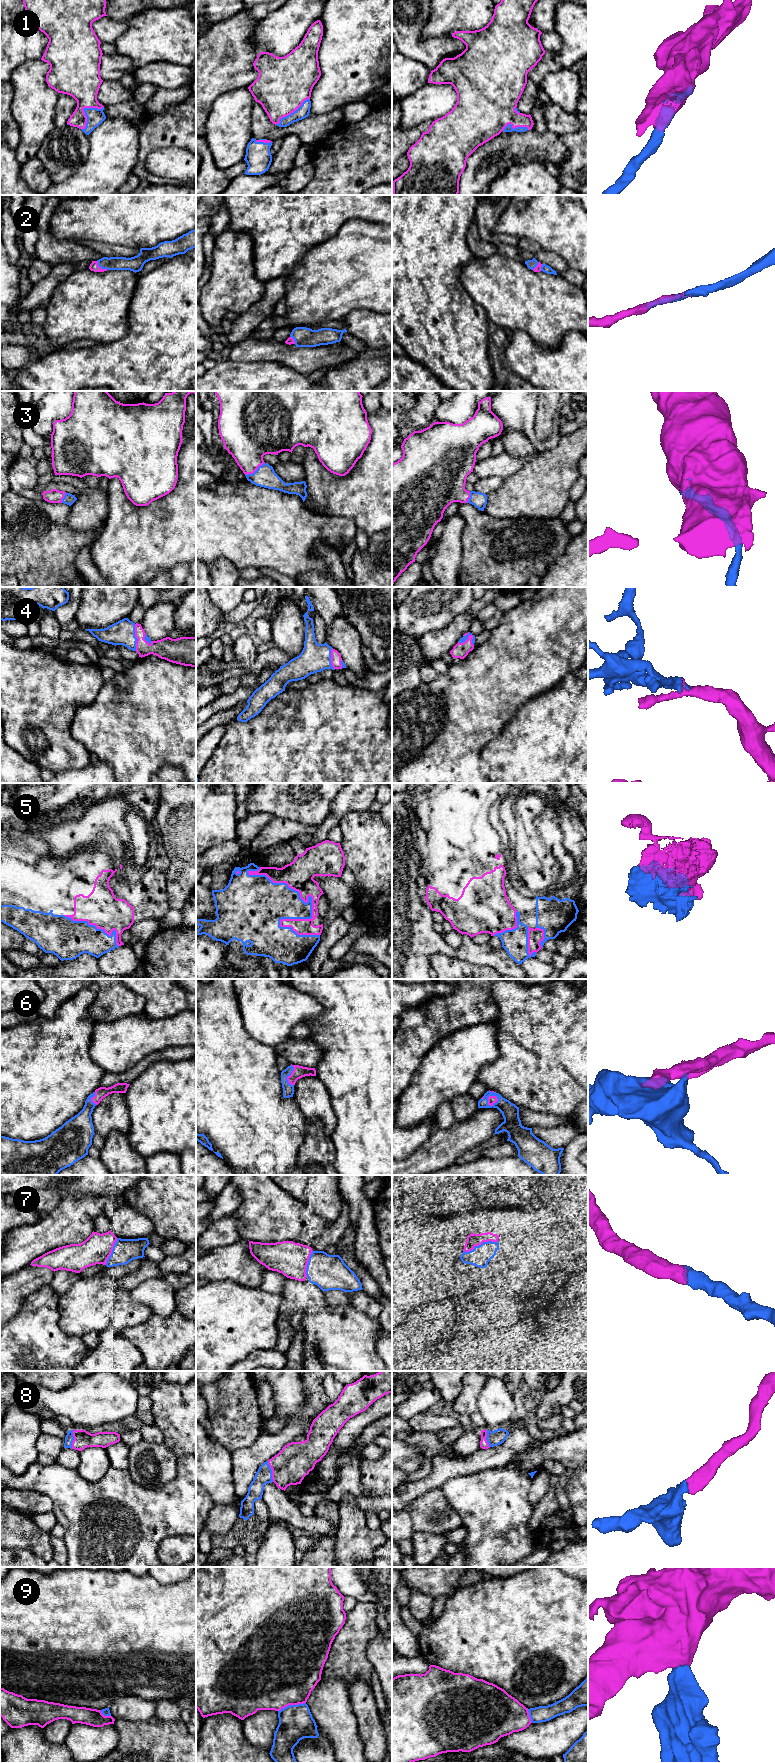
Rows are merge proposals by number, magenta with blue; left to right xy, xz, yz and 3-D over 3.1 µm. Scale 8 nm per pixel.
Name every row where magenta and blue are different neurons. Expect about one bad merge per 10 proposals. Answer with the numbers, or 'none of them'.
9

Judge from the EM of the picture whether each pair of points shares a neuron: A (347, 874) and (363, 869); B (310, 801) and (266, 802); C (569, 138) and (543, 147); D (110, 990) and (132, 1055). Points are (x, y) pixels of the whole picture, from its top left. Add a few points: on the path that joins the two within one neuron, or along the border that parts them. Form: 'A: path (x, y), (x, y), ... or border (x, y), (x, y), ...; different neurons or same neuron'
A: border (345, 865), (353, 874), (359, 888), (357, 892); different neurons
B: path (299, 801), (277, 801); same neuron
C: border (559, 135), (567, 149), (566, 158), (561, 163); different neurons
D: border (143, 1012), (129, 1014), (112, 1021), (98, 1021); different neurons

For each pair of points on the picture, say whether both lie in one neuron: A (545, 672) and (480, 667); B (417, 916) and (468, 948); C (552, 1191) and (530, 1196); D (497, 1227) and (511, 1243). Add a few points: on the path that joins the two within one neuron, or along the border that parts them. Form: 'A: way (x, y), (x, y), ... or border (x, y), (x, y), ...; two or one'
A: way (529, 661), (516, 664), (496, 664); one
B: way (425, 930), (442, 947), (454, 952); one
C: border (545, 1185), (541, 1201); two
D: border (520, 1230), (505, 1232), (499, 1235); two

